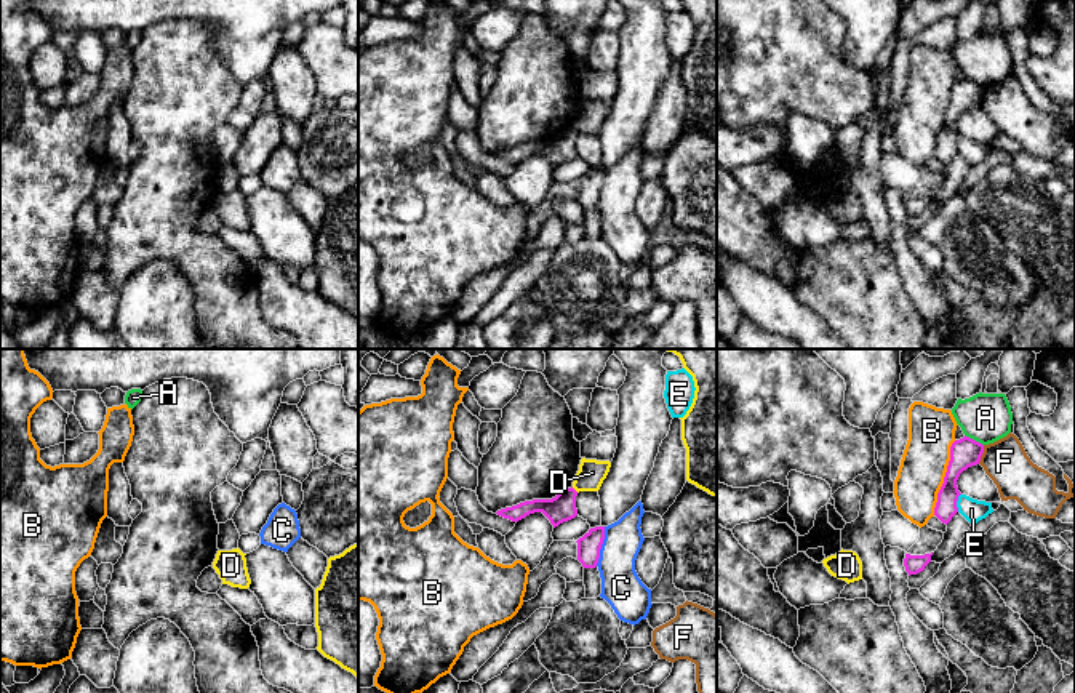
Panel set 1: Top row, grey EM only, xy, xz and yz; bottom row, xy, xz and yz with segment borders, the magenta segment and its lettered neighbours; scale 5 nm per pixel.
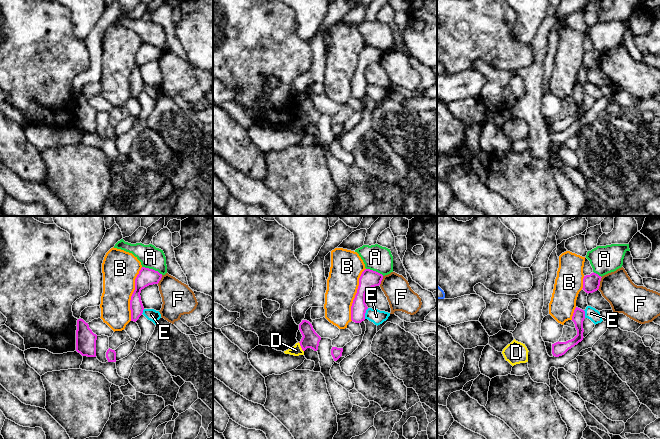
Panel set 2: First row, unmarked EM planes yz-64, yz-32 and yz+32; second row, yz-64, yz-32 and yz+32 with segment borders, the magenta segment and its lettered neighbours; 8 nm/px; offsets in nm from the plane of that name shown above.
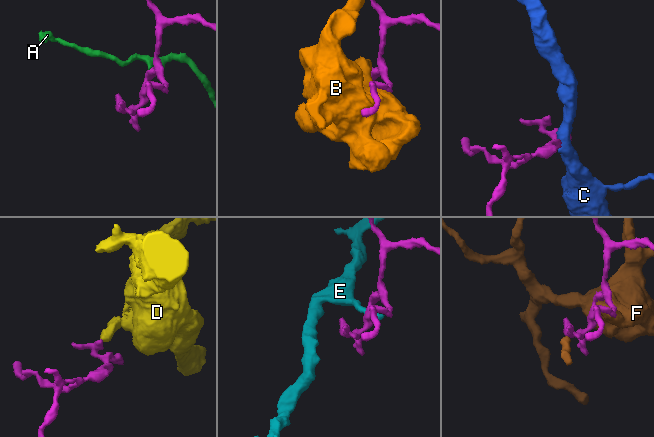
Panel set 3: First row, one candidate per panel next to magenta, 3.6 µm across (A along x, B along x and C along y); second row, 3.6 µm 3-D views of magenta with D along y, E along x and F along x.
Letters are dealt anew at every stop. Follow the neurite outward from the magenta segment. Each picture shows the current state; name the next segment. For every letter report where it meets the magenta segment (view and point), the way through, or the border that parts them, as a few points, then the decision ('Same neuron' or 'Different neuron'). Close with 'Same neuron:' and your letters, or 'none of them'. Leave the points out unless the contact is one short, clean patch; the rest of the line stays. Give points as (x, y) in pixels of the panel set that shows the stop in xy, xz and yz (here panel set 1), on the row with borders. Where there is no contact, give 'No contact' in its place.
A: Touches magenta at yz (975, 440). Boundary: yz (965, 434), (983, 445). Different neuron
B: Touches magenta at yz (944, 477). Different neuron
C: Touches magenta at xz (600, 546). Boundary: xz (605, 527), (600, 557), (595, 565). Different neuron
D: Touches magenta at xz (573, 488). Boundary: xz (571, 487), (578, 492). Different neuron
E: Touches magenta at yz (955, 503). Boundary: yz (960, 493), (957, 511). Different neuron
F: Touches magenta at yz (981, 455). Different neuron
Same neuron: none of them

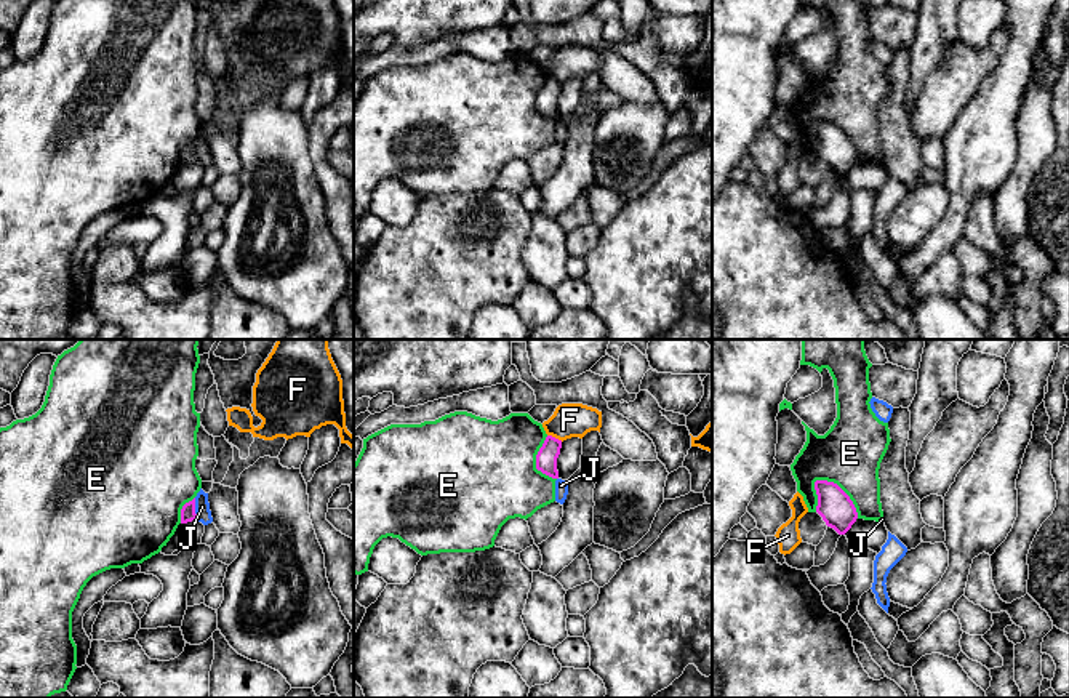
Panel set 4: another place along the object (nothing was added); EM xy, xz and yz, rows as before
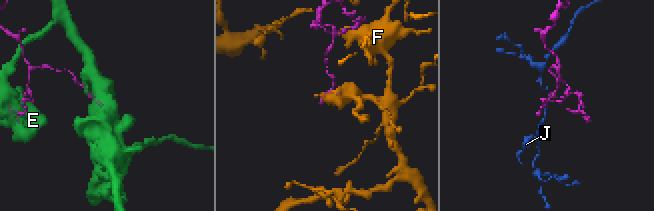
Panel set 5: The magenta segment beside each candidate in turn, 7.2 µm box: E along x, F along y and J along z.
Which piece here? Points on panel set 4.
E: Touches magenta at yz (842, 490). Different neuron
F: Touches magenta at xz (554, 437). Different neuron
J: Touches magenta at xy (194, 509). Boundary: xy (194, 498), (197, 519). Different neuron
Same neuron: none of them

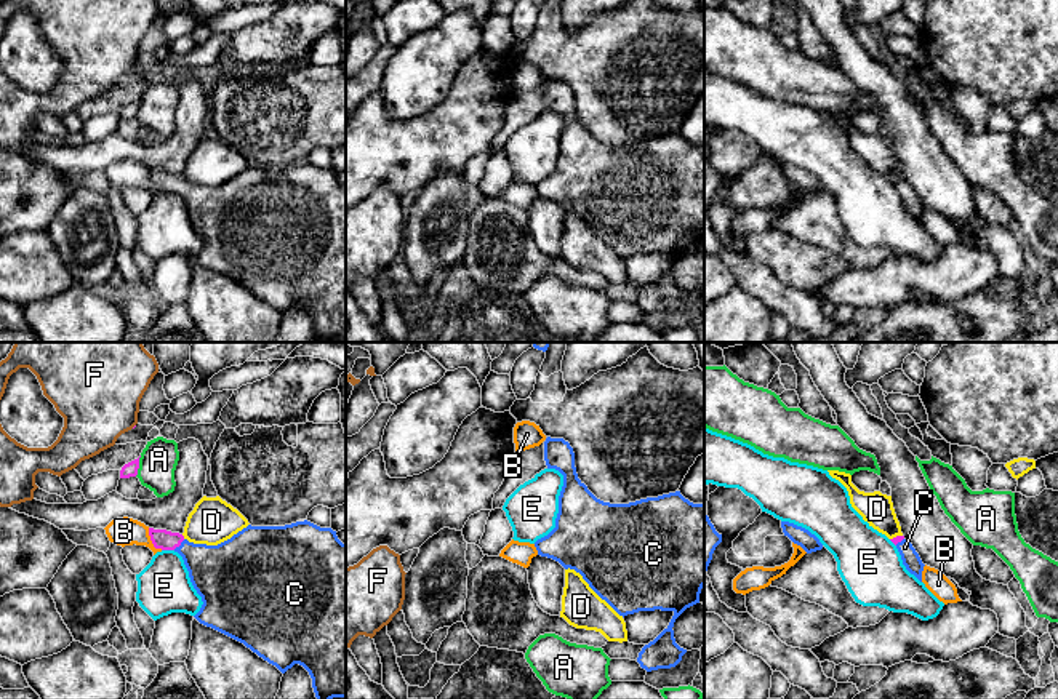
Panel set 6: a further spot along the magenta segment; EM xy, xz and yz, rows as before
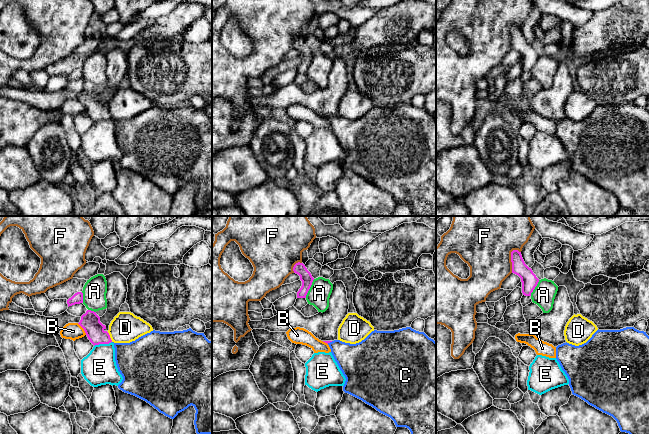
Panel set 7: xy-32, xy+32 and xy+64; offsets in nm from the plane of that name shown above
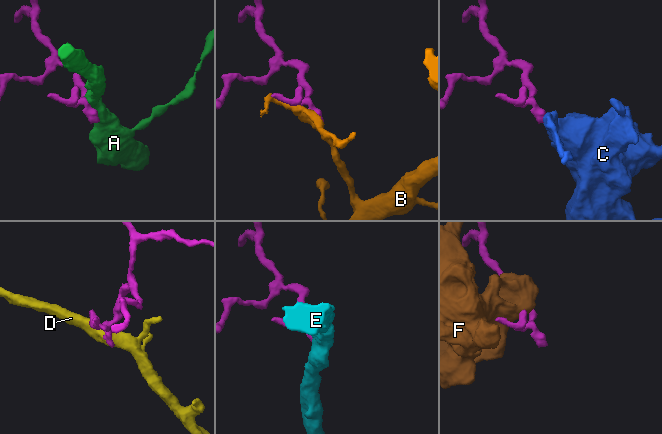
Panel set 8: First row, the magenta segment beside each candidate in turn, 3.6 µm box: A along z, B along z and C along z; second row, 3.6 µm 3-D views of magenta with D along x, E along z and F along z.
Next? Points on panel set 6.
A: Touches magenta at xy (138, 466). Boundary: xy (141, 456), (135, 475). Different neuron
B: Touches magenta at xy (151, 539). Different neuron
C: Touches magenta at xy (178, 546). Path across: xy (164, 539), (178, 546), (220, 573). Same neuron
D: Touches magenta at xy (183, 536). Boundary: xy (181, 535), (184, 538). Different neuron
E: Touches magenta at xy (168, 549). Boundary: xy (162, 549), (173, 551). Different neuron
F: No contact. Different neuron
Same neuron: C

